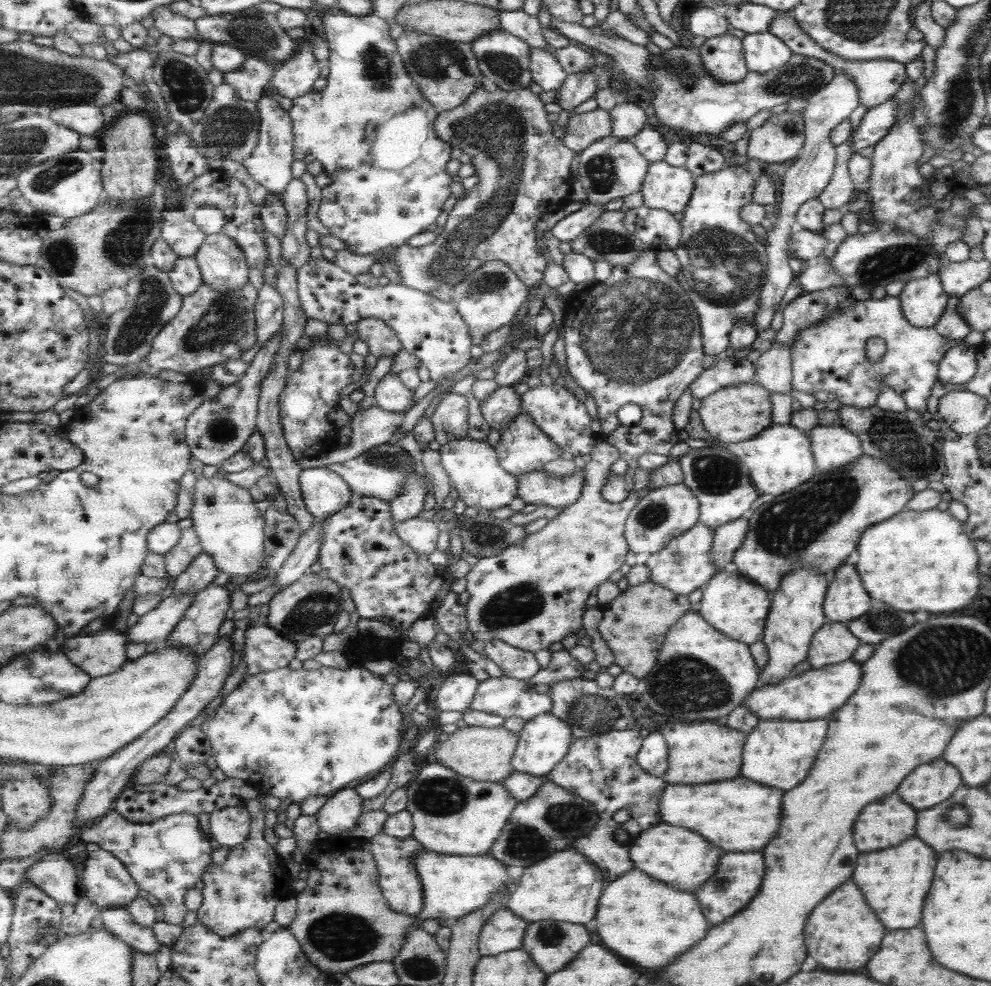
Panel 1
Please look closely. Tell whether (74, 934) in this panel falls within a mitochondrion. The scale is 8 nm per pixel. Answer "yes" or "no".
no

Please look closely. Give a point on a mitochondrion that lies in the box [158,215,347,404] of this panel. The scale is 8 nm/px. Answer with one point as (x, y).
(215, 326)

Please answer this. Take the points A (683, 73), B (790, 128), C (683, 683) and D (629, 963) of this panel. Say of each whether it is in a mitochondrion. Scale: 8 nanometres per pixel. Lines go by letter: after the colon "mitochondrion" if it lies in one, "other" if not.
A: mitochondrion
B: mitochondrion
C: mitochondrion
D: other

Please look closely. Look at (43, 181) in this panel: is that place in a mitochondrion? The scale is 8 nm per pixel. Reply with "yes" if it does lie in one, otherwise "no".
yes

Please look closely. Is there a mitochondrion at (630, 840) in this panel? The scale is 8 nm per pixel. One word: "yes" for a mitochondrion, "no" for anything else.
no

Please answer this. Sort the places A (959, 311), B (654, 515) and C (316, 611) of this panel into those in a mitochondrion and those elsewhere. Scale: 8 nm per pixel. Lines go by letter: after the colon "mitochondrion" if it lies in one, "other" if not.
A: other
B: mitochondrion
C: mitochondrion

